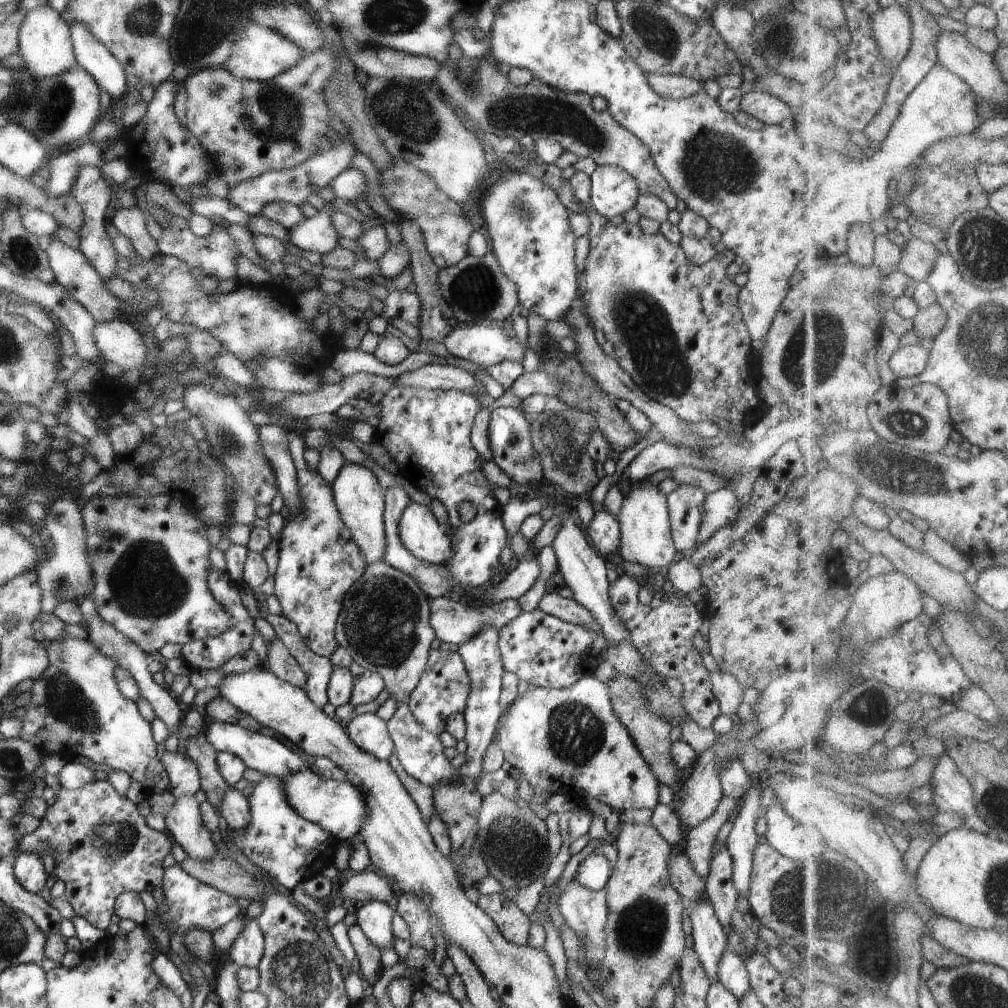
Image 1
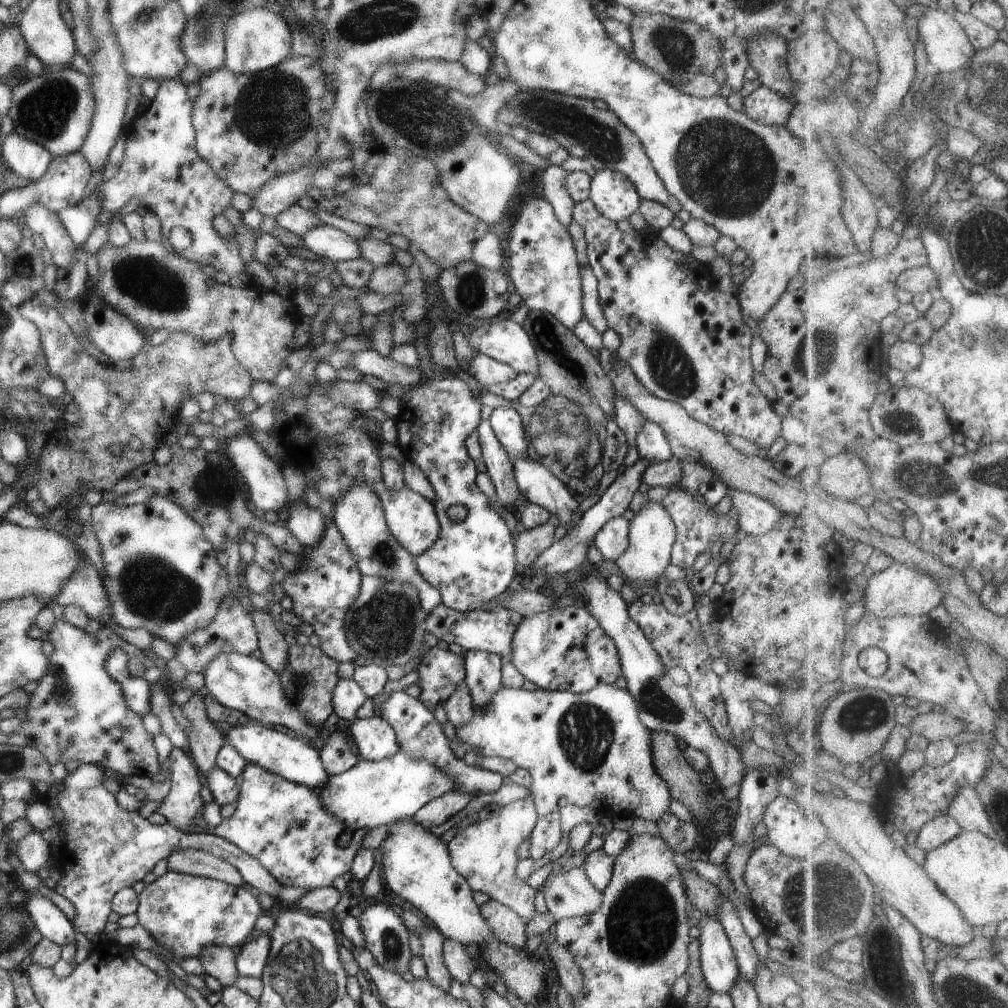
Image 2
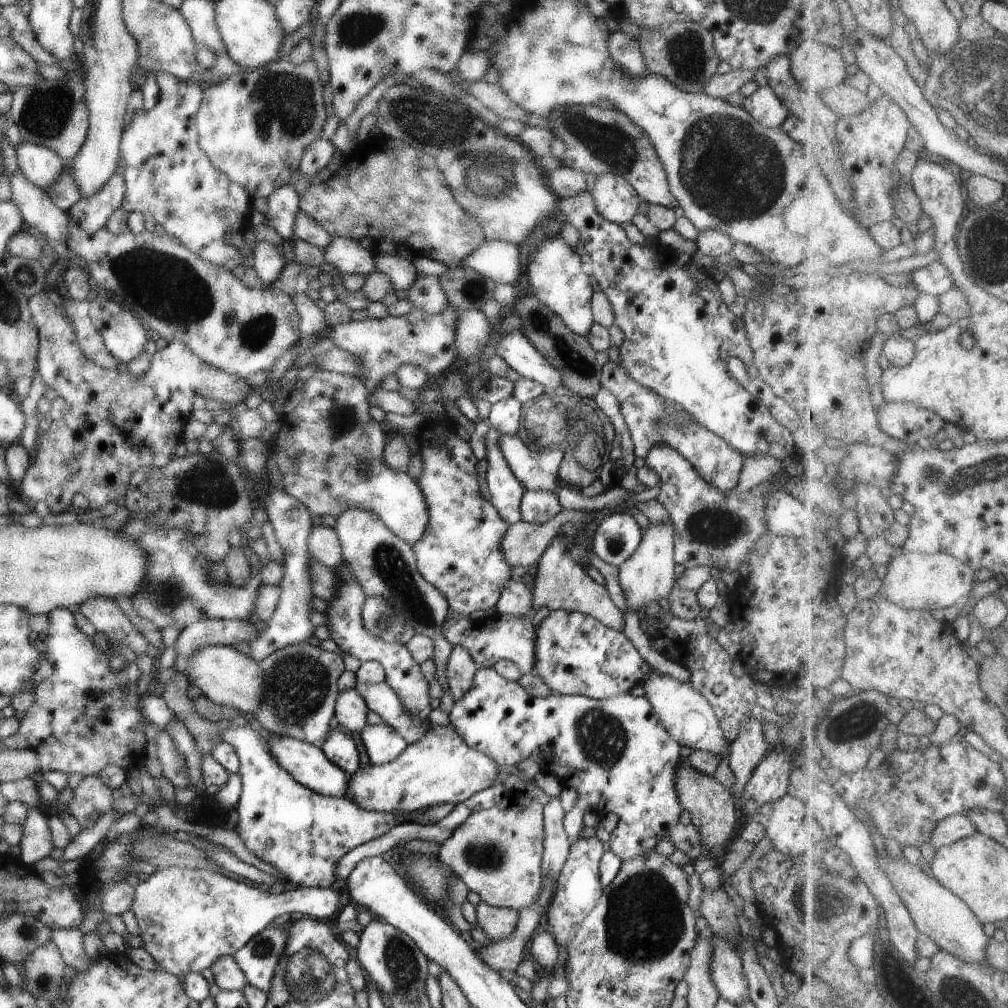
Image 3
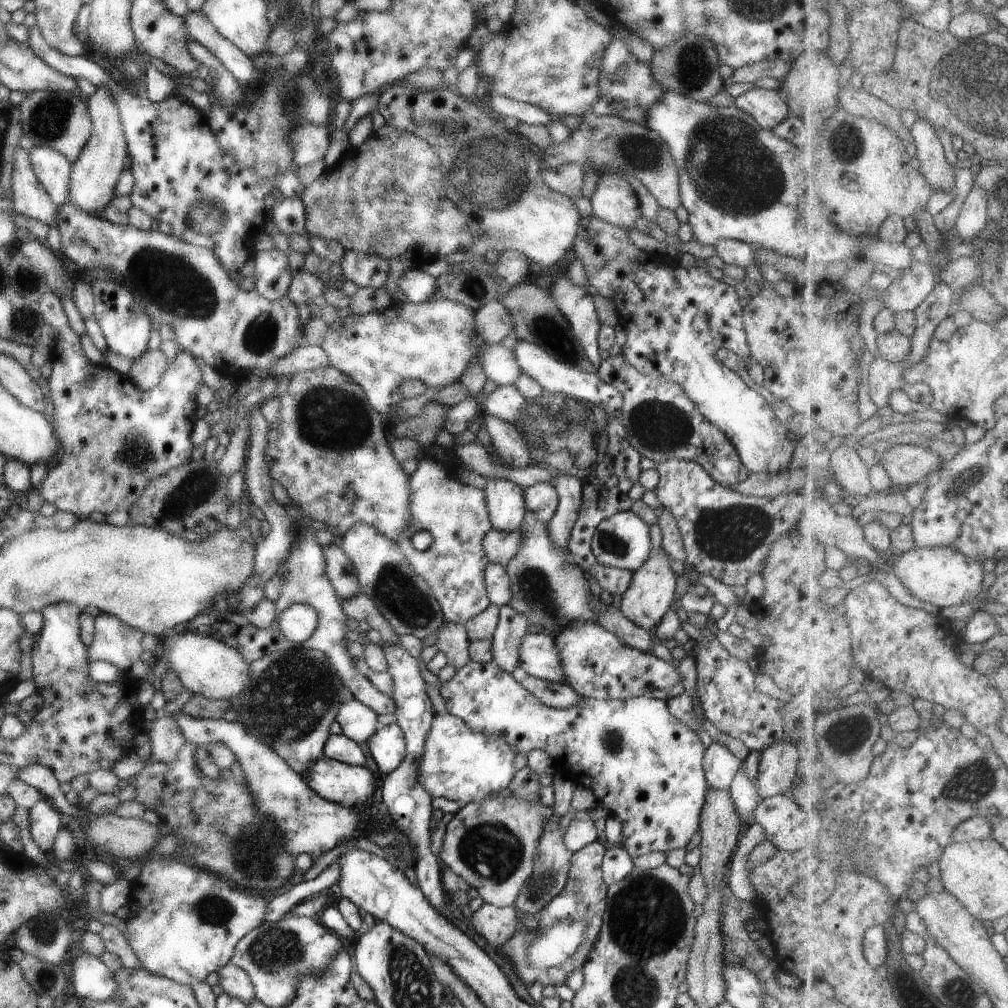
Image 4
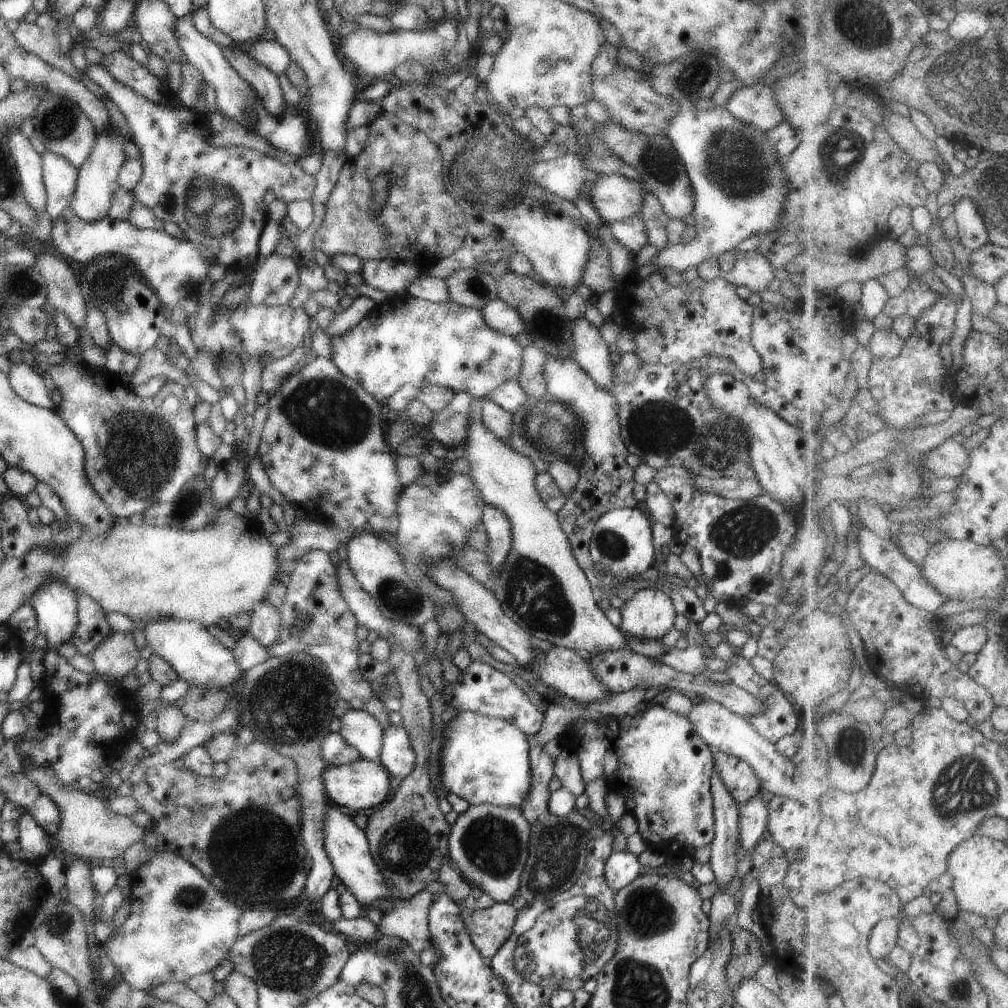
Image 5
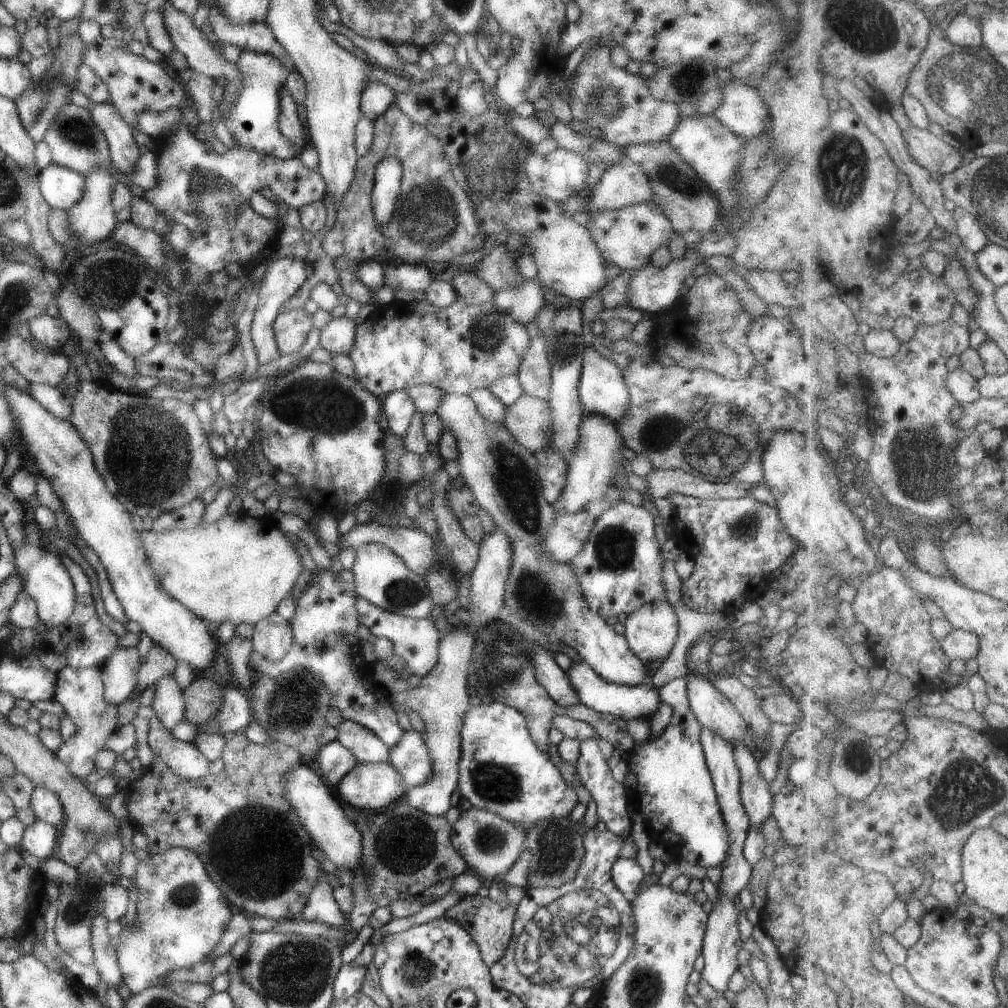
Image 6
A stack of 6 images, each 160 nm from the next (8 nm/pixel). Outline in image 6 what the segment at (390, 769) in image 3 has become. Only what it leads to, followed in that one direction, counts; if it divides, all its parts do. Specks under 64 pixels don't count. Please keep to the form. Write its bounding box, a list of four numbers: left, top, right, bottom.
[458,700,578,832]

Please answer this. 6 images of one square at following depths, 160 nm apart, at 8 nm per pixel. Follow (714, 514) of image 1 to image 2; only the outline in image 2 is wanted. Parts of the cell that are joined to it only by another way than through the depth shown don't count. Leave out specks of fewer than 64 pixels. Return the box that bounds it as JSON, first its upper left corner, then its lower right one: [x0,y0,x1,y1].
[727,489,784,535]

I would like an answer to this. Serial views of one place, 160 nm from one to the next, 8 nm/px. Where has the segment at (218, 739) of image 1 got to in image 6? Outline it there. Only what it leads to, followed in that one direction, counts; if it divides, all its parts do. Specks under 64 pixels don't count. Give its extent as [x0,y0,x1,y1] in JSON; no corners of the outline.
[336,762,406,810]

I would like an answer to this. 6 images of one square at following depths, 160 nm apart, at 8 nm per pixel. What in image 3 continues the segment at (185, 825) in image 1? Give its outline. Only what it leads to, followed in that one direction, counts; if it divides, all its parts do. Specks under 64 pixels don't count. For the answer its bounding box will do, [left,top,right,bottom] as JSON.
[156,728,189,790]

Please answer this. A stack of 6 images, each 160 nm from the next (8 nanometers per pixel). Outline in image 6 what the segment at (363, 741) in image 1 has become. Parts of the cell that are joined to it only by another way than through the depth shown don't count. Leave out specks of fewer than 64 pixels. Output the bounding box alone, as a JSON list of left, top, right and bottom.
[387,729,431,790]

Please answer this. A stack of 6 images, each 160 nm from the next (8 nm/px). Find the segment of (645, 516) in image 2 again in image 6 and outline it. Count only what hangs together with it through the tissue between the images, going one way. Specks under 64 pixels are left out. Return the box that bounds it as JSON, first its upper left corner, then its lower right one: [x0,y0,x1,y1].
[623,598,679,664]

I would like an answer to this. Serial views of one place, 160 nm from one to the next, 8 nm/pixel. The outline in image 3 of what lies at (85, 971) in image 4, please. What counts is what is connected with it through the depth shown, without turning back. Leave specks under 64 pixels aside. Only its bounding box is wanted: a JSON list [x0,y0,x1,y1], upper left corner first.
[51,927,92,972]

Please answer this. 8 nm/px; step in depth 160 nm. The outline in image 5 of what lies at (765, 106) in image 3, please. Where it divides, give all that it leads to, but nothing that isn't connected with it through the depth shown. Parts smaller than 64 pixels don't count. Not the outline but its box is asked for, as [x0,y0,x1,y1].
[725,81,787,132]

